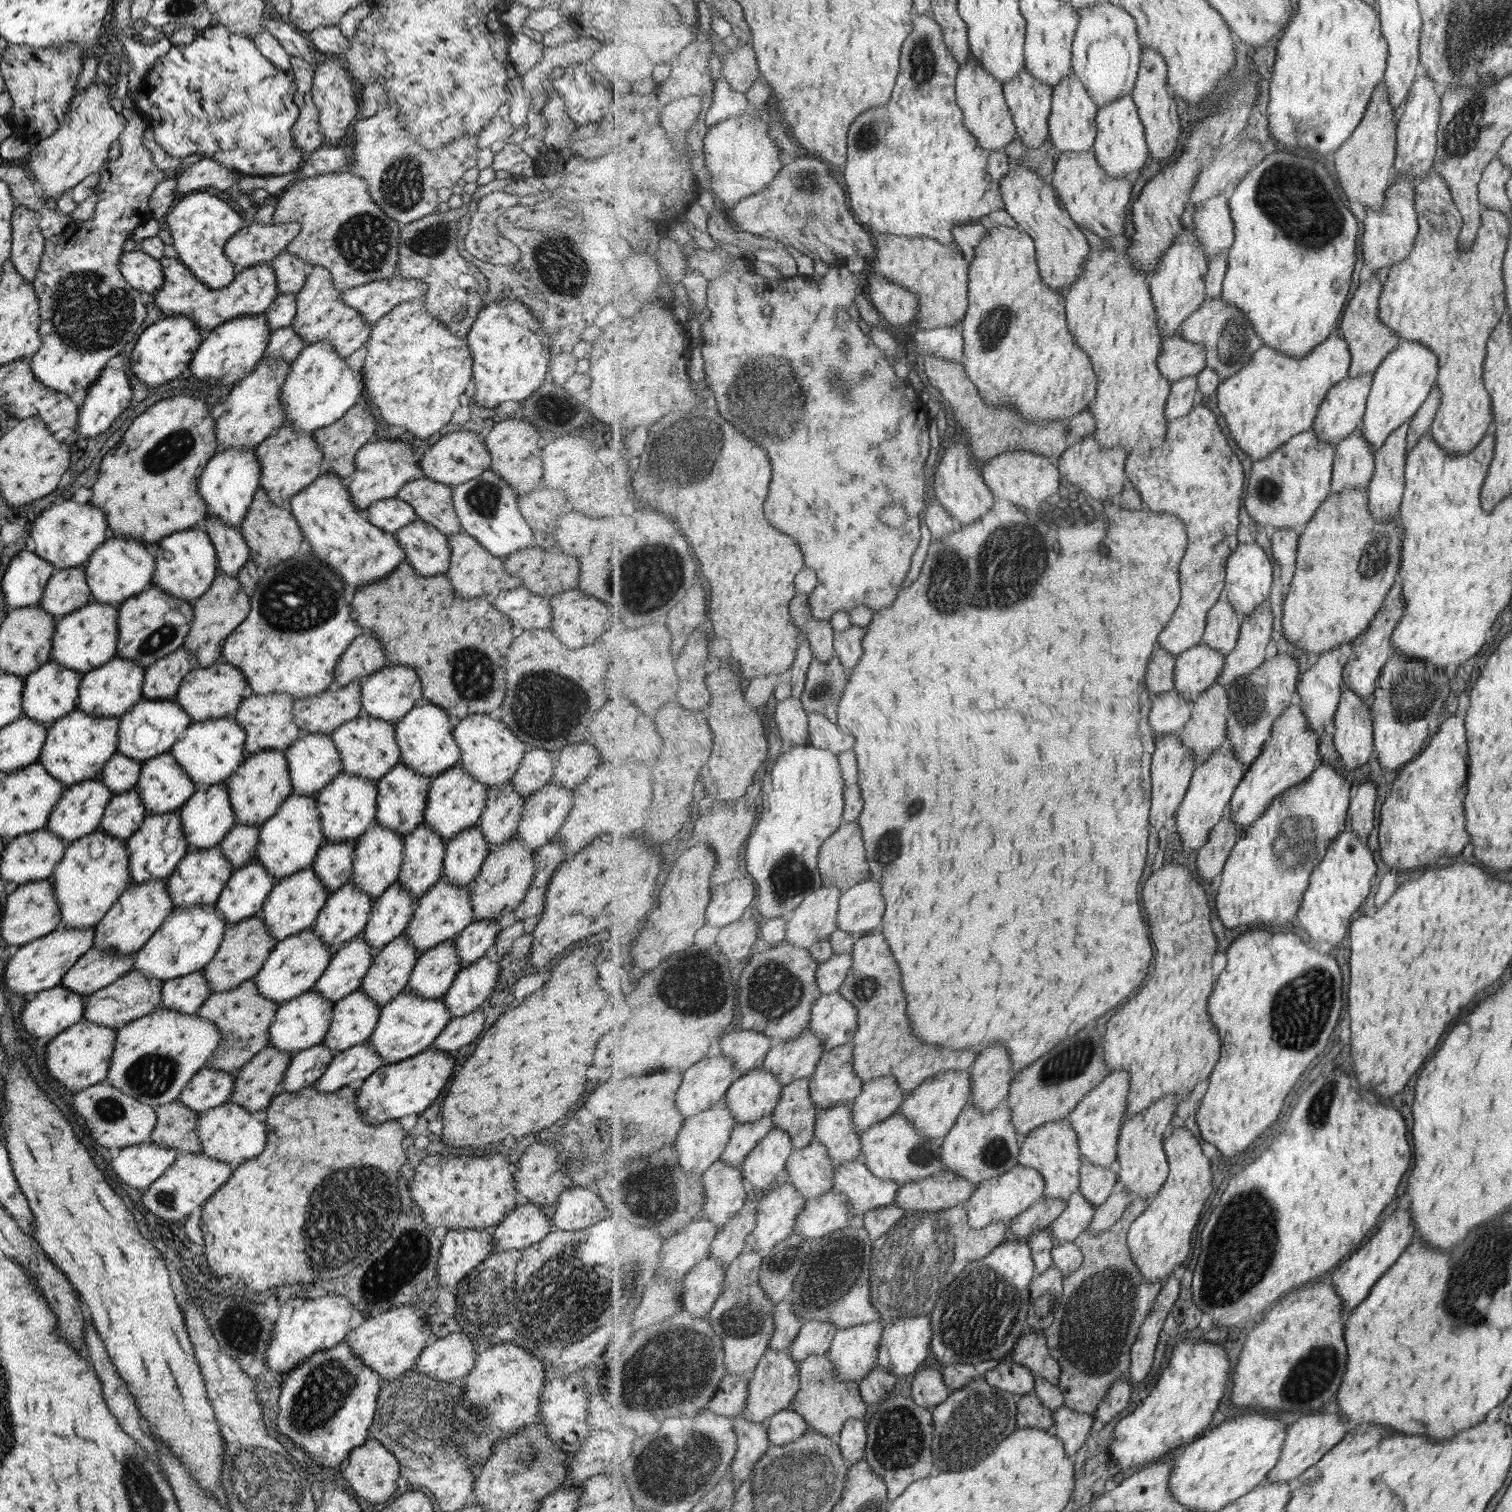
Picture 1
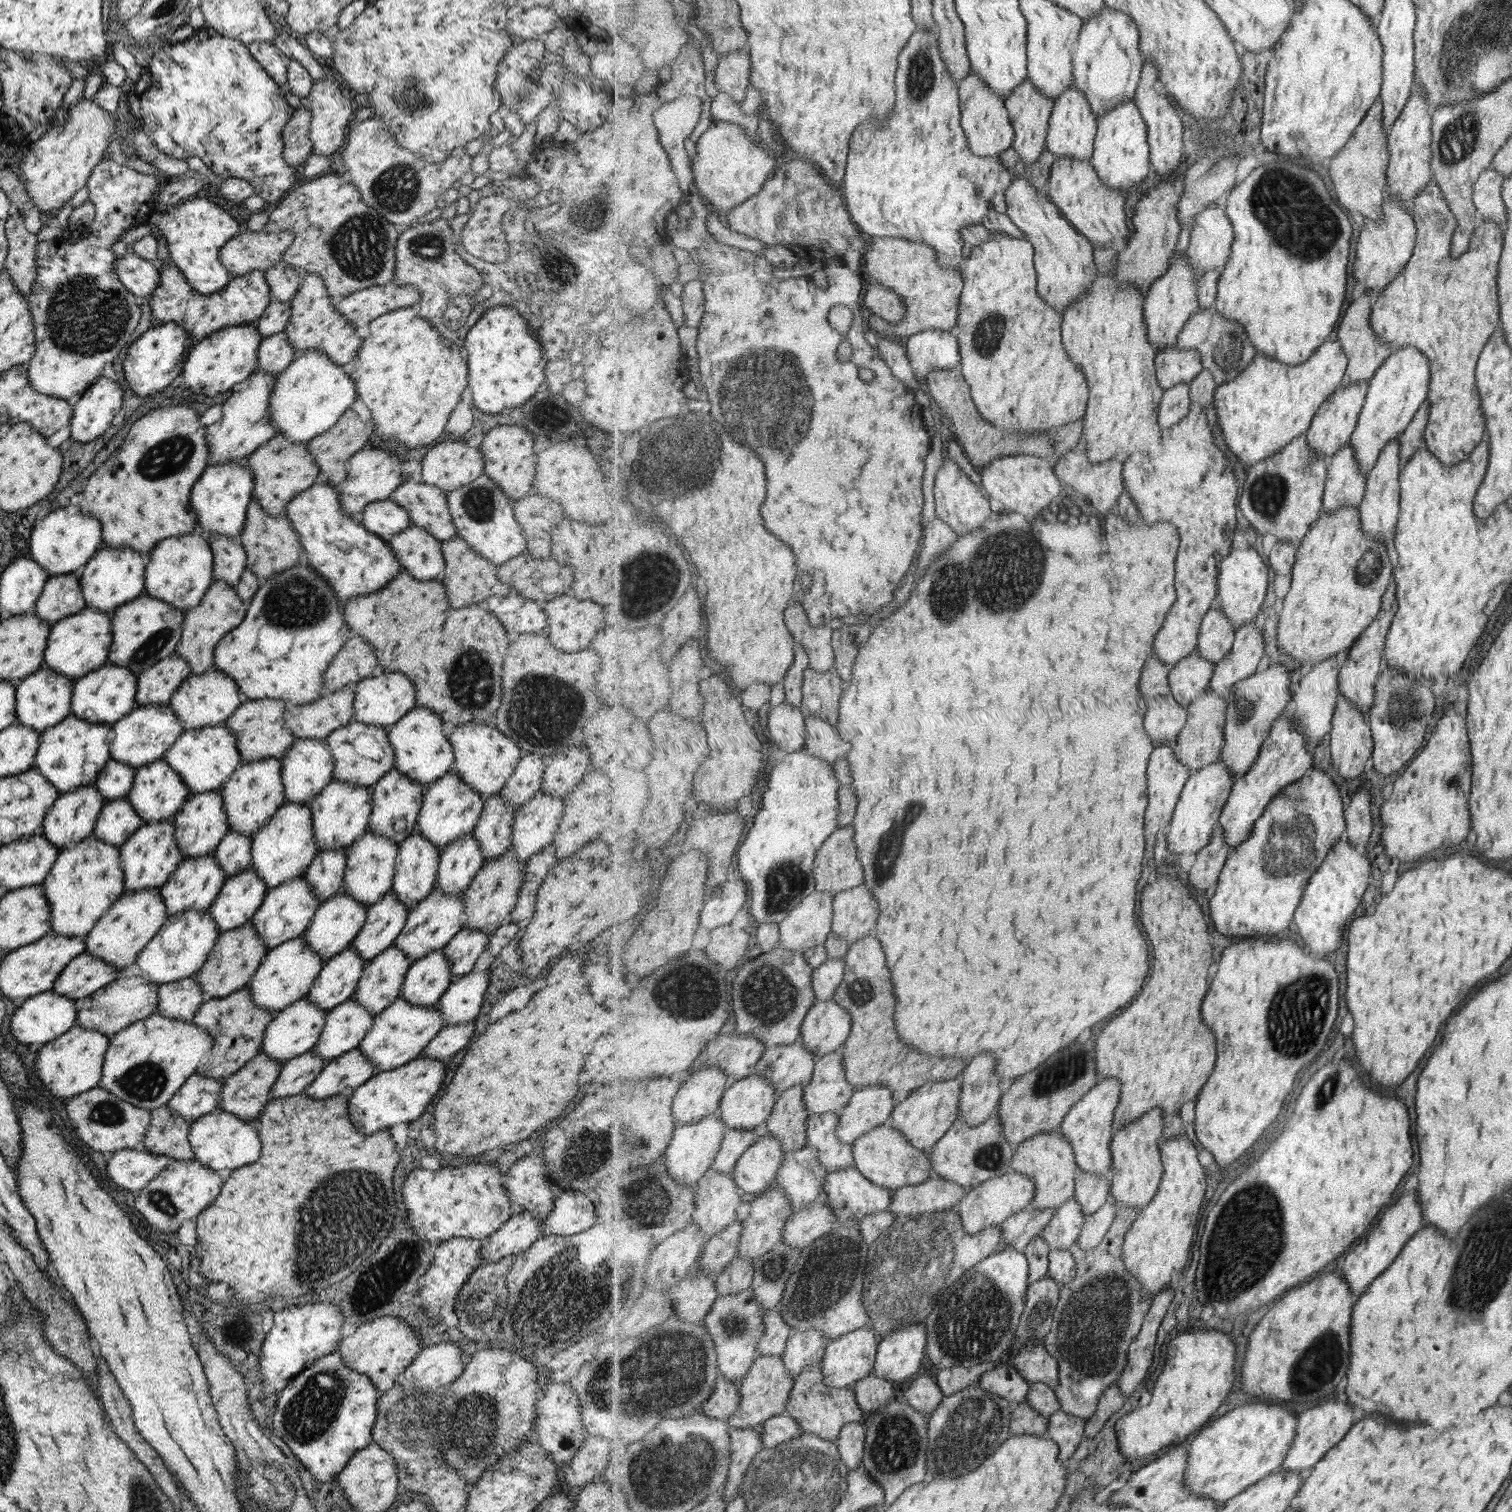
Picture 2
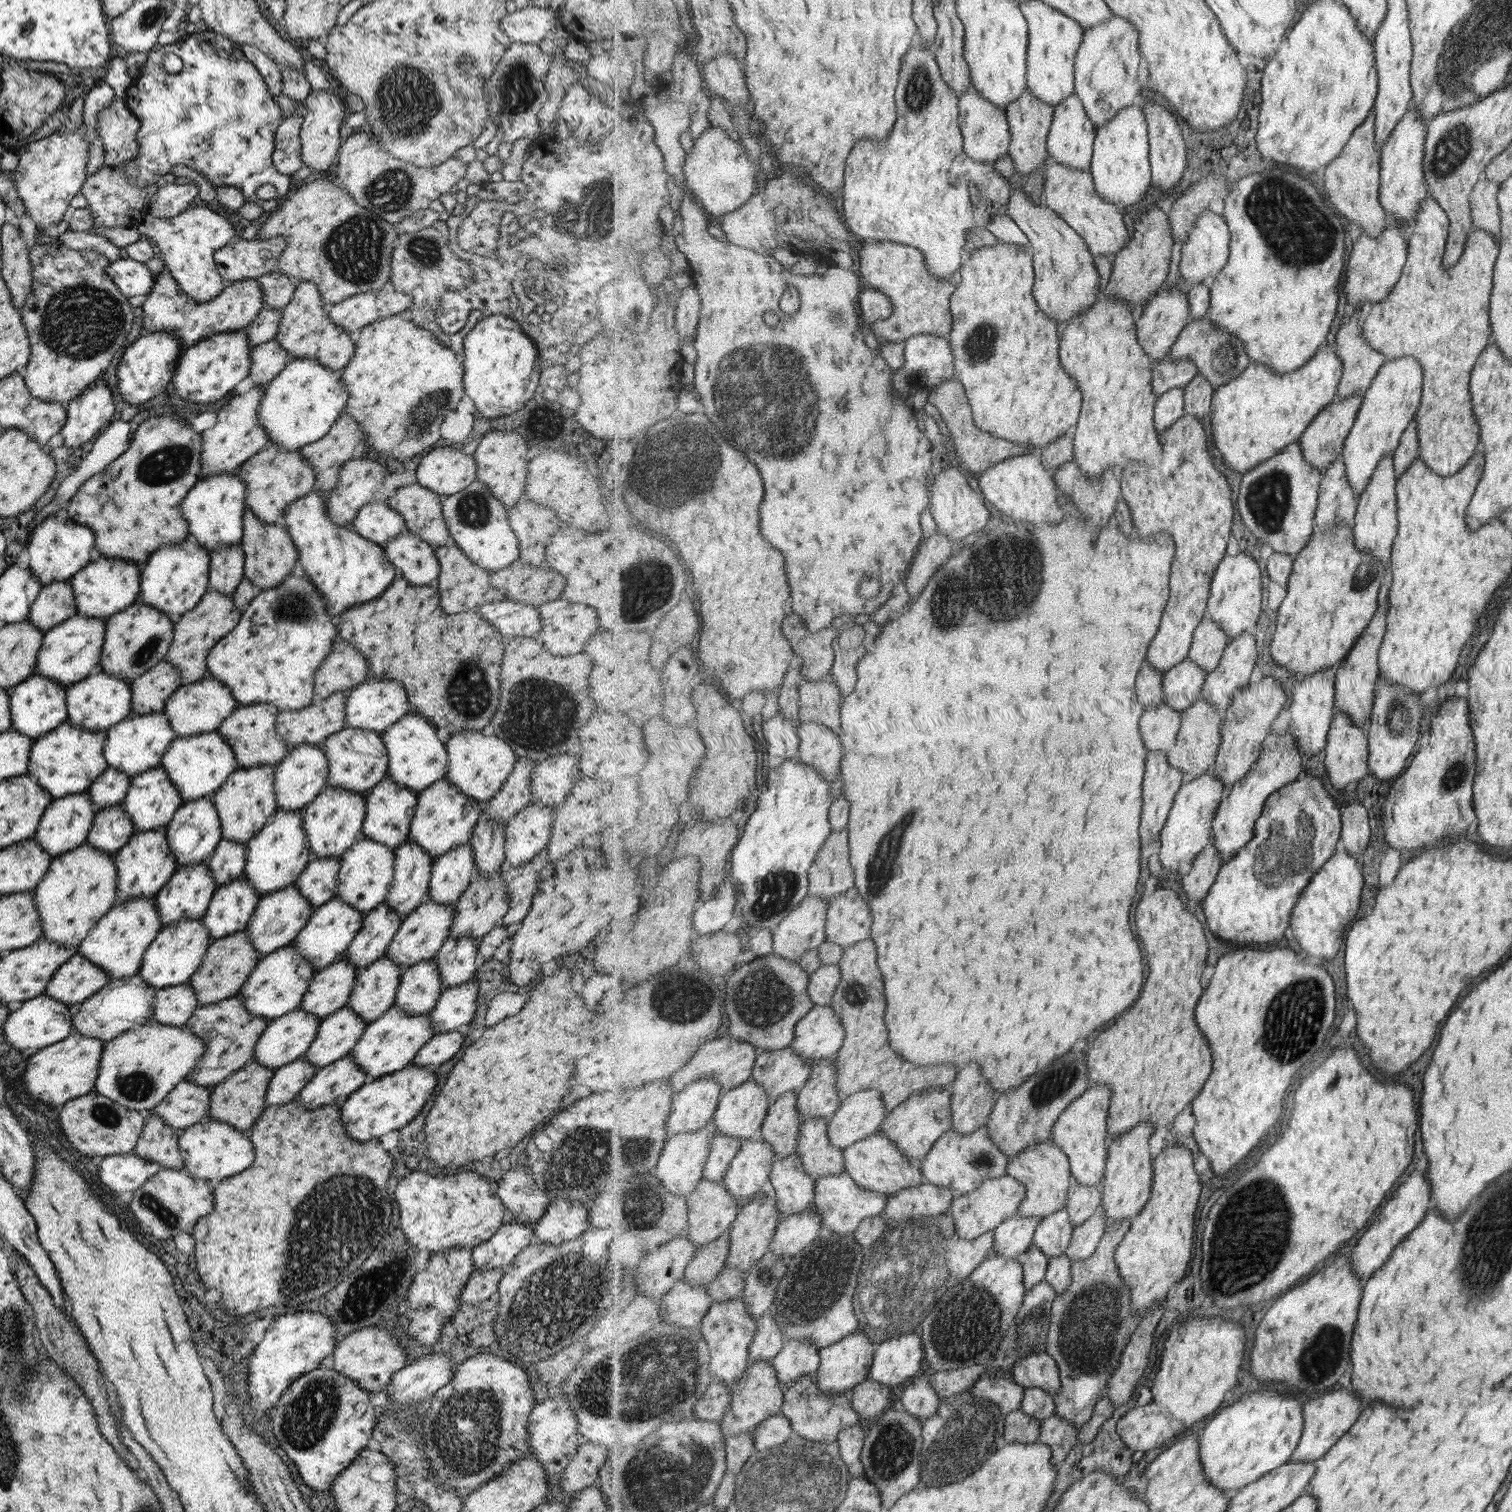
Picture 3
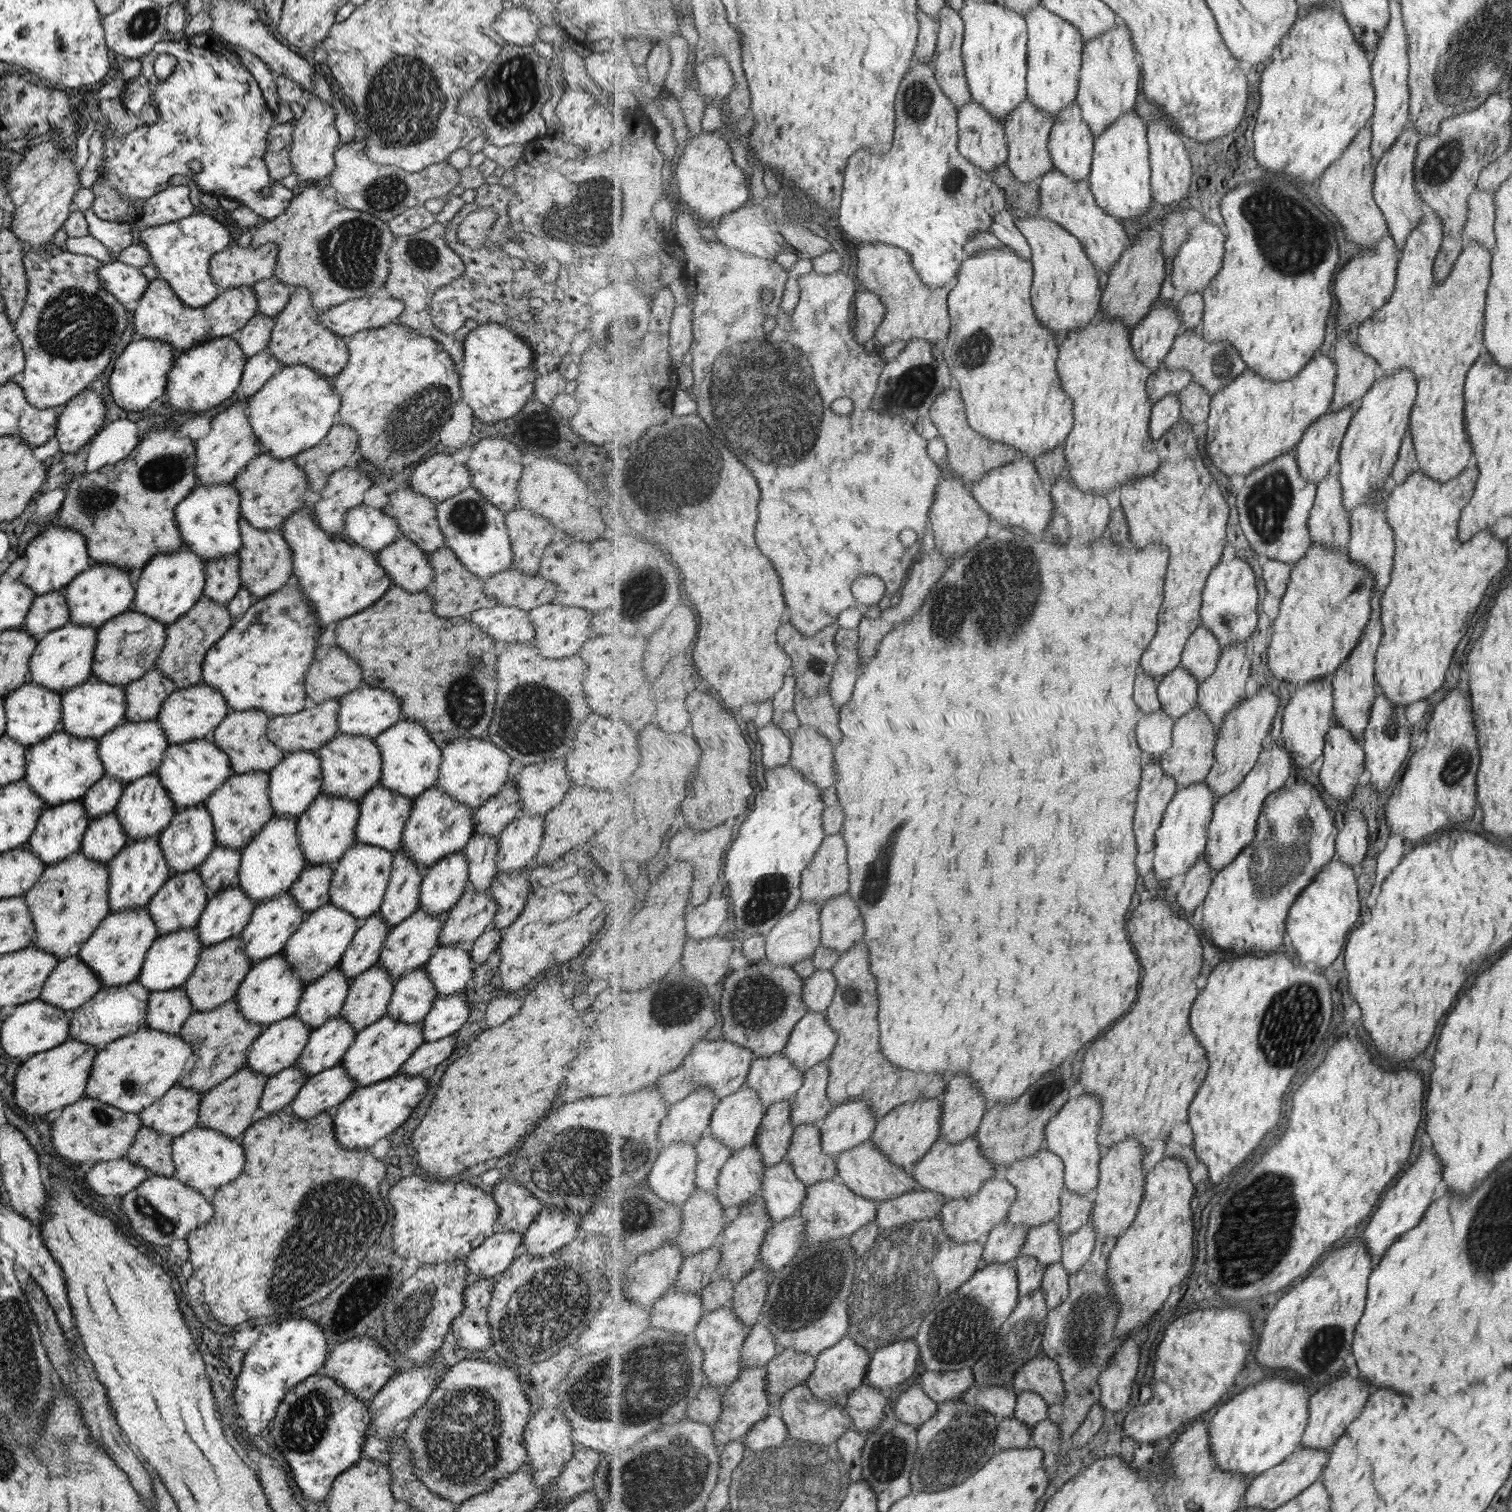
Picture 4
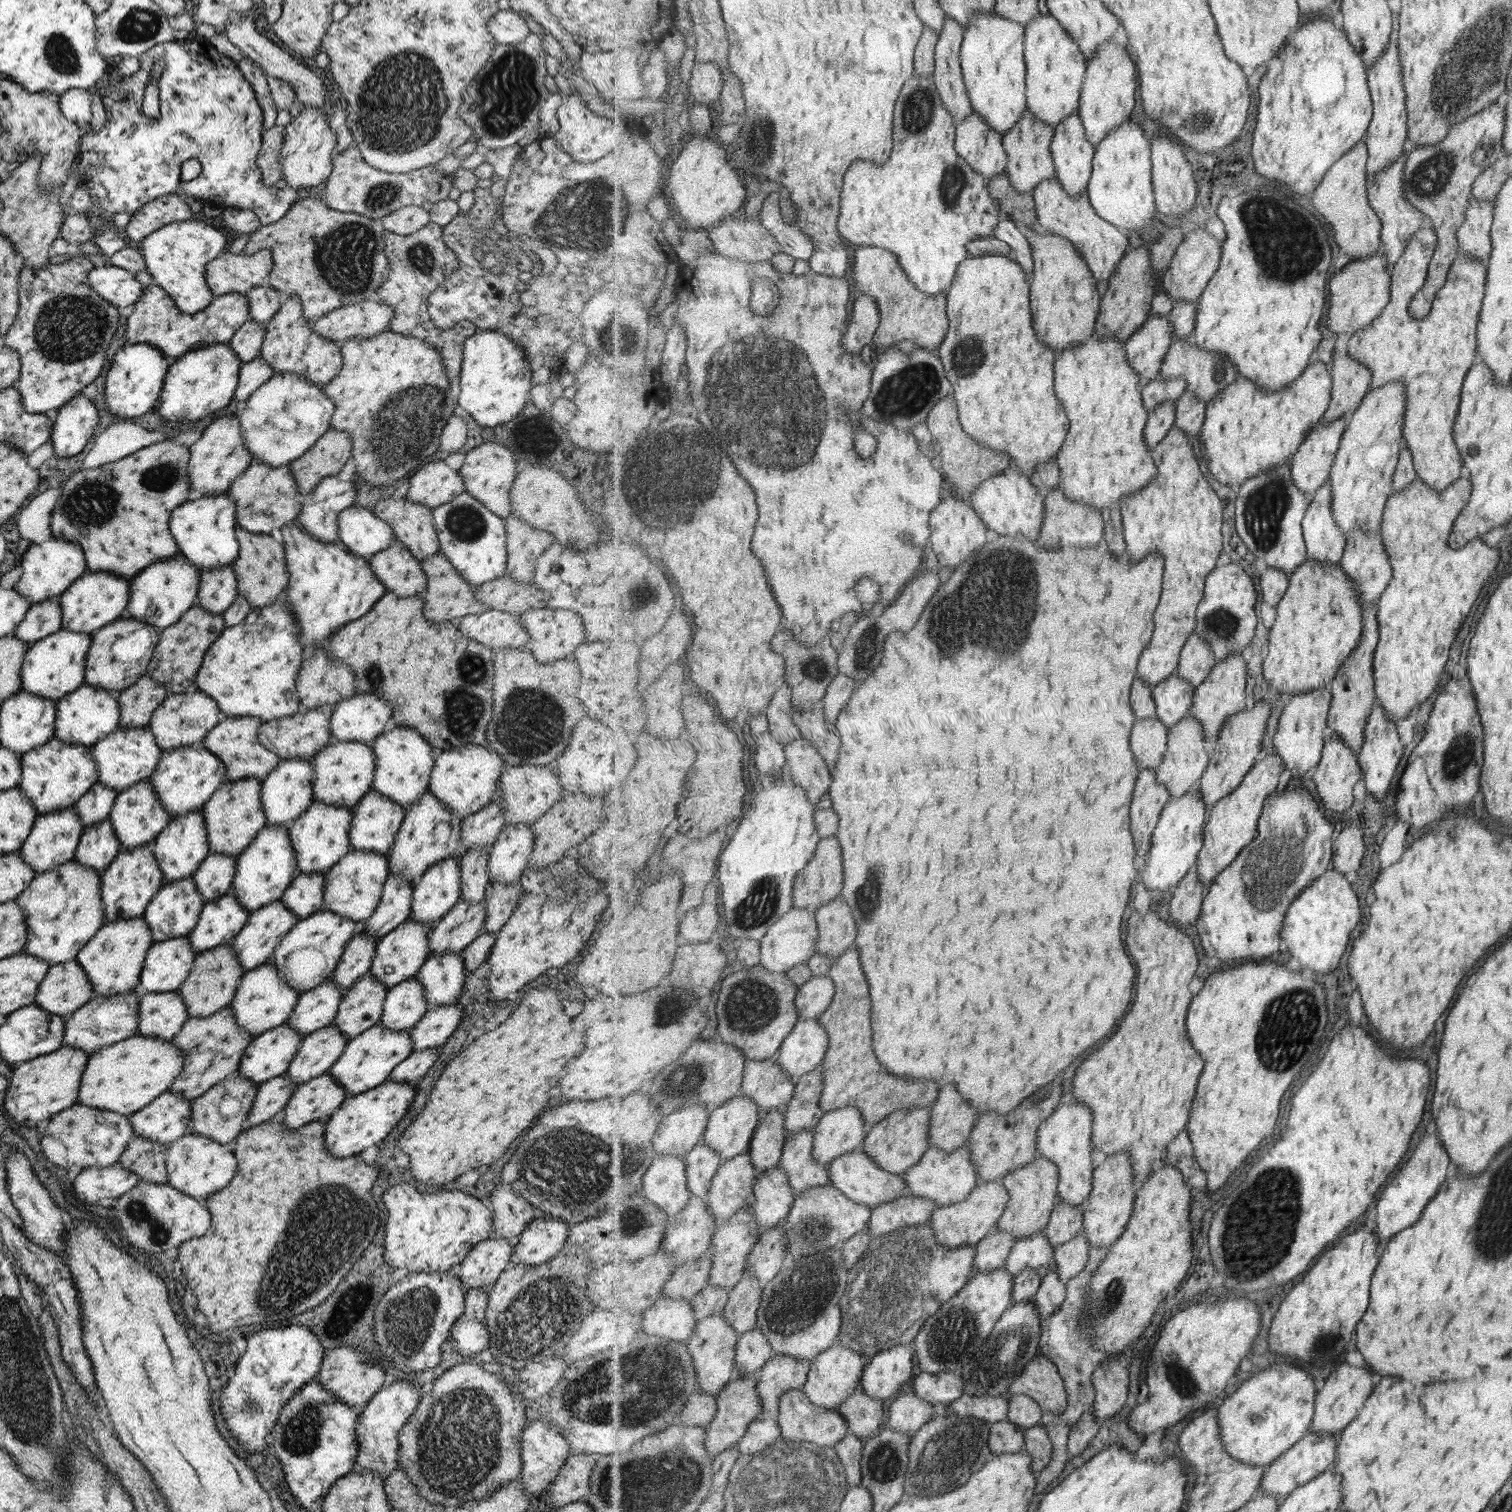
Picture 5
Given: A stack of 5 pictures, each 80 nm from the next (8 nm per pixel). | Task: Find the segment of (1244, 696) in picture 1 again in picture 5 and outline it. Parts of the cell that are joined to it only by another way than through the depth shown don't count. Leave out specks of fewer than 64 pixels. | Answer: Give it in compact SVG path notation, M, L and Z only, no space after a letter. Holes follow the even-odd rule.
M1261 700L1261 702L1254 703L1251 710L1243 710L1235 714L1223 725L1218 742L1213 748L1214 754L1210 757L1210 765L1203 775L1200 790L1197 790L1203 795L1208 806L1208 815L1222 798L1229 796L1242 784L1246 774L1254 768L1255 763L1263 755L1262 743L1266 736L1271 711L1273 711L1272 703Z

